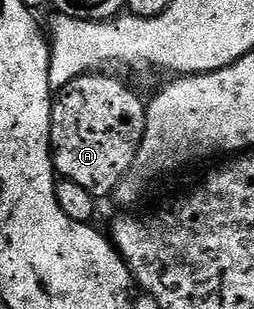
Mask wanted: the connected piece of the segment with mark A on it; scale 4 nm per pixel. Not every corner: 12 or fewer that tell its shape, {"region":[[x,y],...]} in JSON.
{"region":[[89,72],[52,104],[52,165],[103,200],[130,173],[145,99]]}

